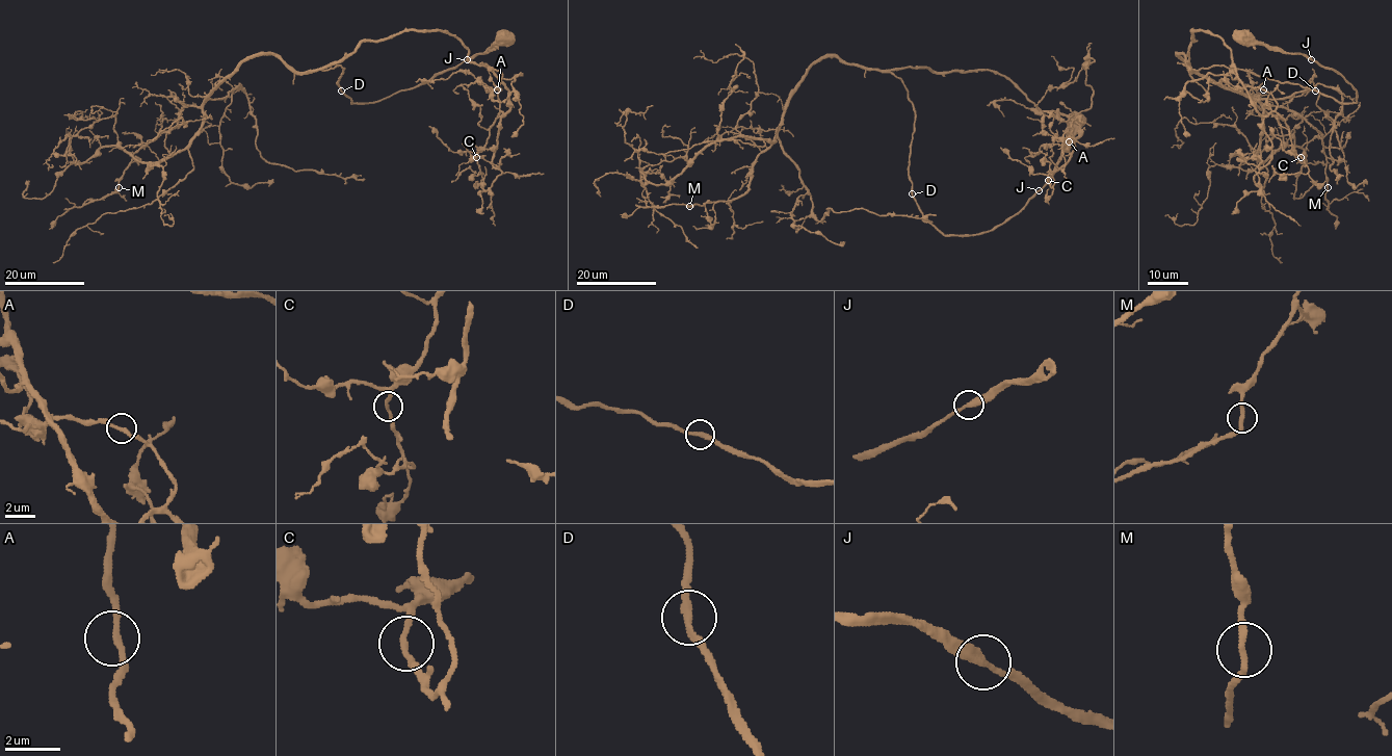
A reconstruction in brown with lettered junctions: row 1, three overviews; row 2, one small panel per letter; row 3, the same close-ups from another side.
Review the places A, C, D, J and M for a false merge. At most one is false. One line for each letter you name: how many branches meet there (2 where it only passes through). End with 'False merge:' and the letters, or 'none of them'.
False merge: none of them

